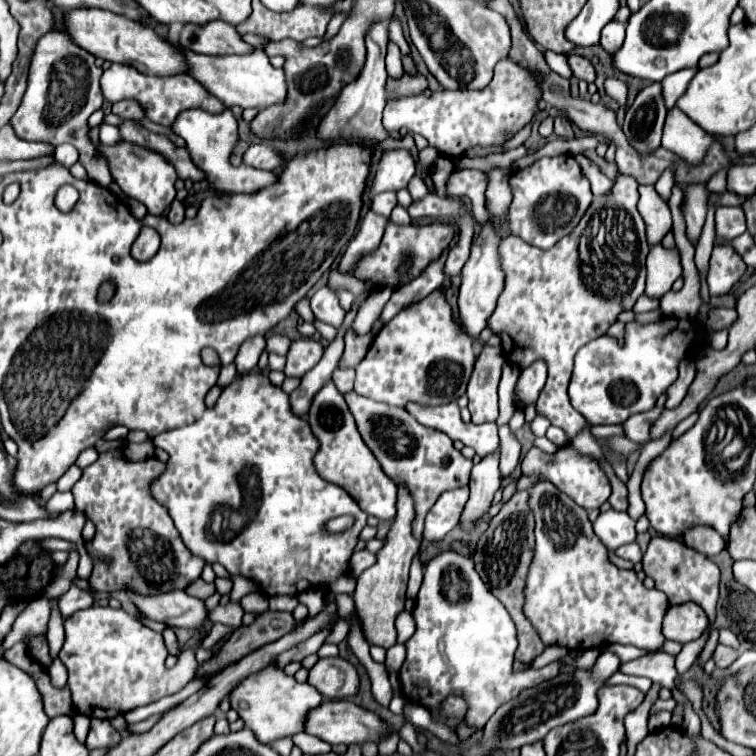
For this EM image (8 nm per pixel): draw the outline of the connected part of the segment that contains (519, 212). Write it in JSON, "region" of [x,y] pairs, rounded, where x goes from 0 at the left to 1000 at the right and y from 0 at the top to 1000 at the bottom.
{"region":[[[757,206],[714,209],[701,220],[683,225],[675,233],[675,243],[677,270],[672,278],[672,304],[714,331],[725,331],[741,315],[751,312],[786,262],[780,241],[772,235]]]}

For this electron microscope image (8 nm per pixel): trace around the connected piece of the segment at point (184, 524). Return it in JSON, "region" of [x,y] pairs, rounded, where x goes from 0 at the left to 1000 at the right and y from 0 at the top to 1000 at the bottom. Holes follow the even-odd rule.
{"region":[[[339,492],[312,497],[310,505],[294,516],[286,534],[272,540],[265,556],[206,577],[204,590],[220,595],[225,608],[220,624],[201,638],[198,651],[222,672],[254,733],[267,735],[275,746],[294,746],[304,759],[339,767],[354,788],[392,788],[413,775],[437,775],[444,765],[458,759],[474,706],[484,696],[484,680],[460,651],[421,630],[413,614],[421,582],[410,561],[386,548],[381,521],[360,511],[354,497]],[[286,680],[291,680],[294,693],[283,693]],[[444,683],[466,683],[468,696],[447,706],[434,704],[431,690]]]}

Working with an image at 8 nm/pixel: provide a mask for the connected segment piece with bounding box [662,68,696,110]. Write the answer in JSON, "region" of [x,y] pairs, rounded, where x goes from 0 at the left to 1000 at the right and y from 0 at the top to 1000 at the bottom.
{"region":[[[921,90],[918,93],[899,93],[889,101],[881,101],[881,106],[876,108],[876,130],[878,130],[881,146],[889,146],[889,140],[894,138],[894,132],[902,124],[902,116],[910,114],[910,108],[915,106],[918,98],[921,98]]]}

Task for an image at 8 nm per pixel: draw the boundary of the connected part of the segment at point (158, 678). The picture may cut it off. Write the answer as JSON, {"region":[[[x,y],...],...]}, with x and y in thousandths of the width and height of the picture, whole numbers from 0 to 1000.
{"region":[[[119,802],[98,810],[87,823],[87,849],[79,873],[90,884],[90,907],[98,934],[119,950],[151,950],[183,934],[206,929],[222,918],[233,918],[249,902],[241,889],[225,889],[217,881],[222,868],[214,839],[188,828],[161,804]]]}

